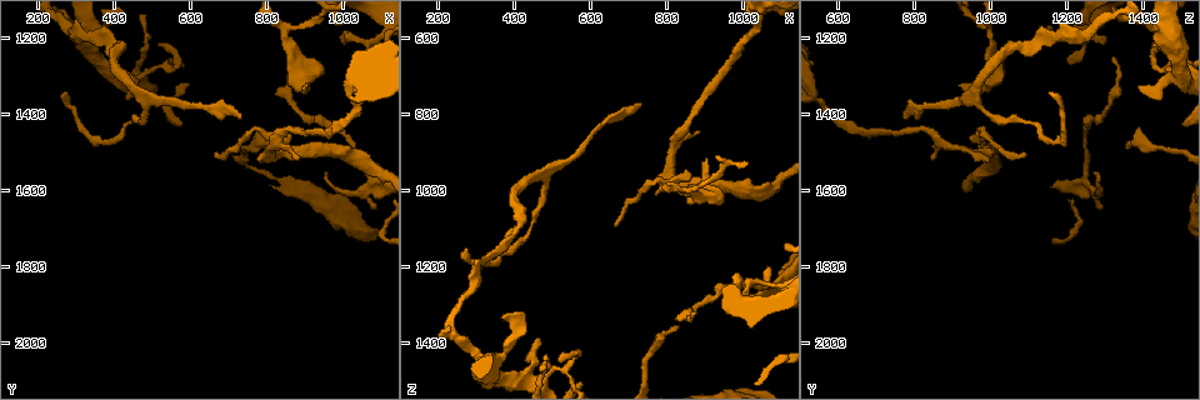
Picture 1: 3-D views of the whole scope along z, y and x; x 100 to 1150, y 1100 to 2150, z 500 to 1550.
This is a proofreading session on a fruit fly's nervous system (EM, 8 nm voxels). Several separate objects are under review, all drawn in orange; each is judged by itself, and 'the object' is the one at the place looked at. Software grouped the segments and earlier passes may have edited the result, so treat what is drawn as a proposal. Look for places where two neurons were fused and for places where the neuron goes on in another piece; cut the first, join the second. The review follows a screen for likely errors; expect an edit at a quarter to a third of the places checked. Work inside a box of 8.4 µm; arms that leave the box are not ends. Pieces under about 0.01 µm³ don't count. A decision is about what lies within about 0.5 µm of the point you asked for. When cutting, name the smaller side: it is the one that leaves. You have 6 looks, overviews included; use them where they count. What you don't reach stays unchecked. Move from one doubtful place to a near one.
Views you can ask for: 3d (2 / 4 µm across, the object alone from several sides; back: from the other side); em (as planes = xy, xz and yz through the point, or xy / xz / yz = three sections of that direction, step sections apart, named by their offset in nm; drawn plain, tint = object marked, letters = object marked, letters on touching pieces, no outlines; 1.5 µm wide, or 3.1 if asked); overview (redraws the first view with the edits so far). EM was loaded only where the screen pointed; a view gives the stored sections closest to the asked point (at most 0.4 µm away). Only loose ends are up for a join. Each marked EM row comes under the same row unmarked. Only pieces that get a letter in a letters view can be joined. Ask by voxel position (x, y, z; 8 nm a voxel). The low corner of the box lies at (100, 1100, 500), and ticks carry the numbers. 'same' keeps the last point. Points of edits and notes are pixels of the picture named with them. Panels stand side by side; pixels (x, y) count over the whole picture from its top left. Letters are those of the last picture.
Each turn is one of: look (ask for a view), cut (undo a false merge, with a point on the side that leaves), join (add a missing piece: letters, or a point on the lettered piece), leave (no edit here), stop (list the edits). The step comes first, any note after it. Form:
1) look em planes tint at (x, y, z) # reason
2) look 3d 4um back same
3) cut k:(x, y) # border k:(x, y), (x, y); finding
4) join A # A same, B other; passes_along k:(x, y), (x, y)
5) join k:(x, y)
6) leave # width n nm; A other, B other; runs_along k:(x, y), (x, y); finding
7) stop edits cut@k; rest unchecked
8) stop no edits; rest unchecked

look em planes letters at (945, 1290, 1030) # free end

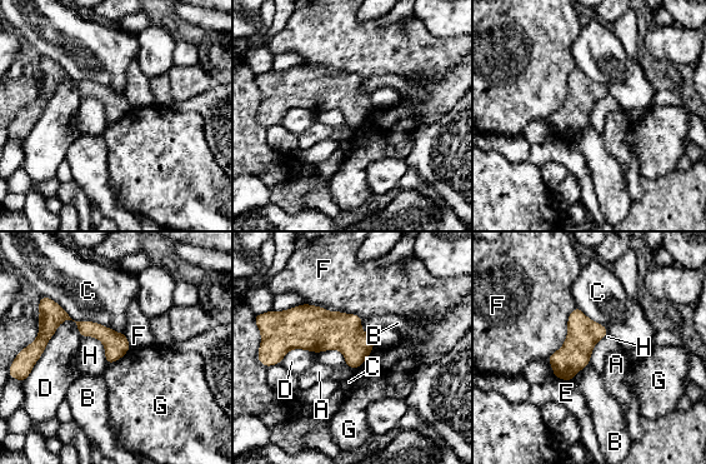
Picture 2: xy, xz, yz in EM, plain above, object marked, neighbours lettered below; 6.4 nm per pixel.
join H # width 160 nm; A other, B other, C other, D other, E other, F other, G other, H same; the neuron continues

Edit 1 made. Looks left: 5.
look em planes letters at (820, 1510, 975) # calibre changes

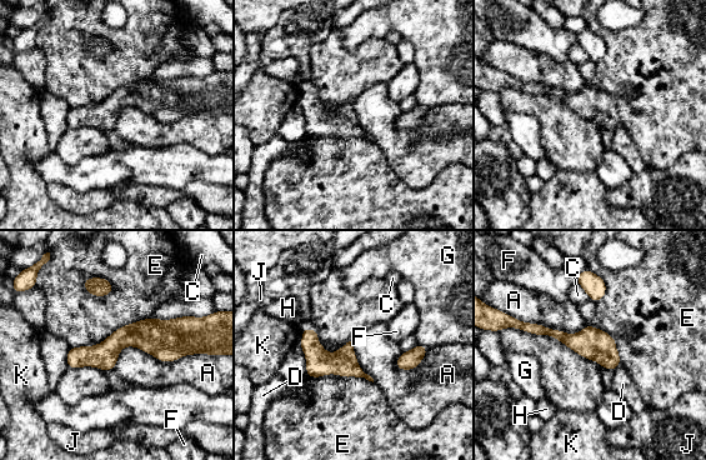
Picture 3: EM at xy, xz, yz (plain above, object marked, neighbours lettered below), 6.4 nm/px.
leave # longest_contact A 550 nm; A other, C other, D other, E other, F other, G other, H other, J other, K other; continuous, no second neuron

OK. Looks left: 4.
look 3d 2um at (730, 1410, 785)

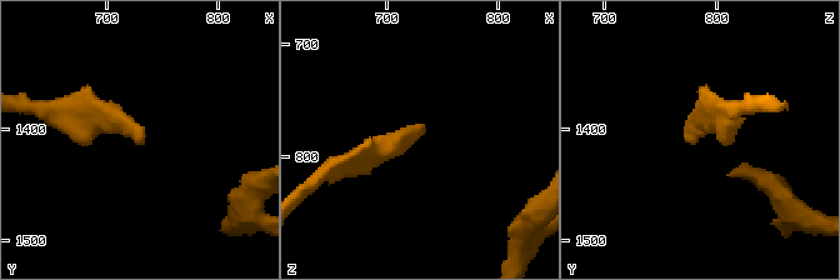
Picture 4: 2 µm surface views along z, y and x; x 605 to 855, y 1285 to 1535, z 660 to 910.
look em planes letters at (726, 1414, 780) # need the tissue

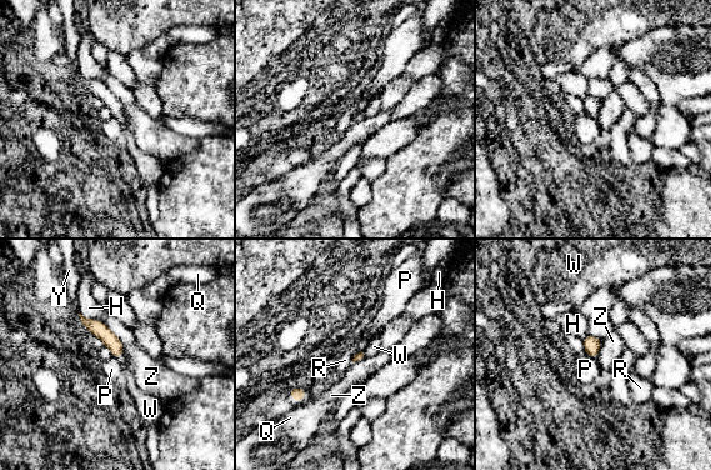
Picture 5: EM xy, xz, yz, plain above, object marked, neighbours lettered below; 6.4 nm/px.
leave # H other, P other, Q other, R other, W other, Y other, Z other; runs_along 5:(85, 321), (119, 355); no lettered piece goes on from it

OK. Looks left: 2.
stop edits join@2; rest unchecked

